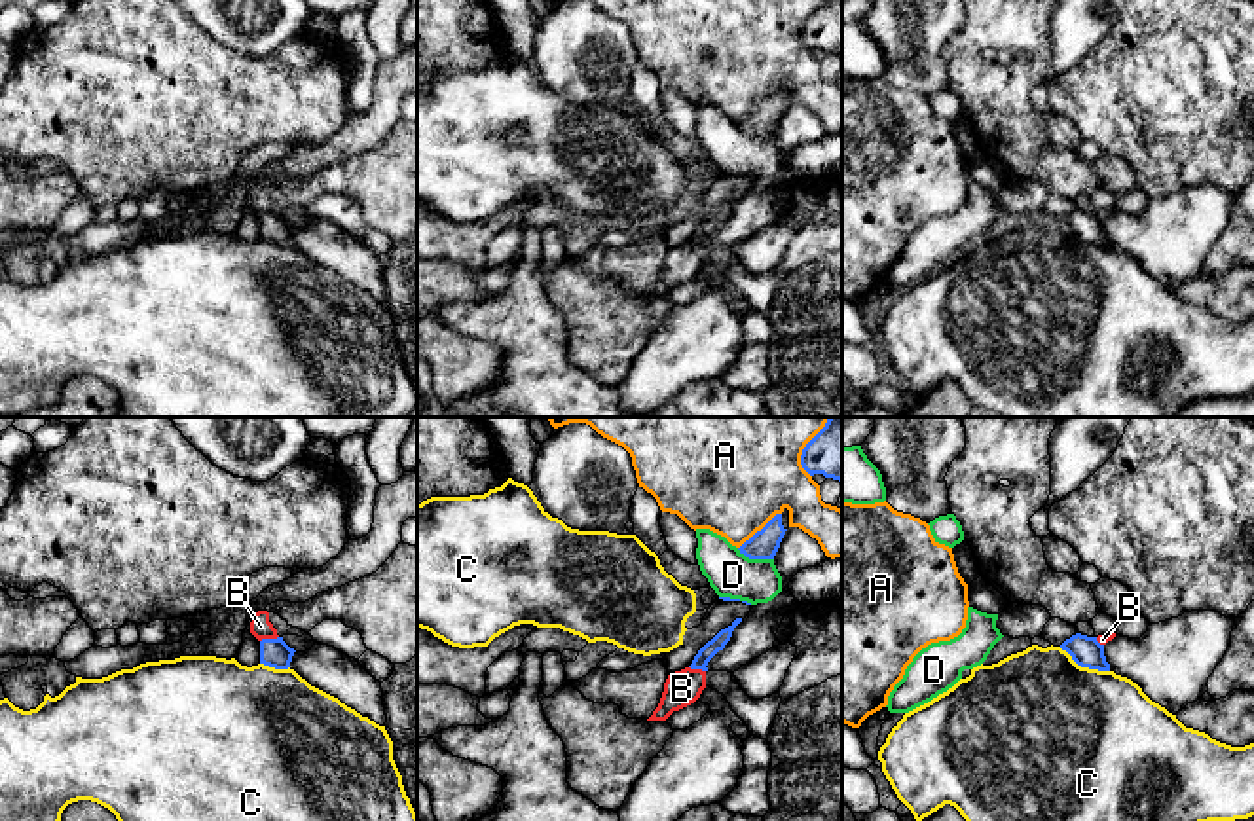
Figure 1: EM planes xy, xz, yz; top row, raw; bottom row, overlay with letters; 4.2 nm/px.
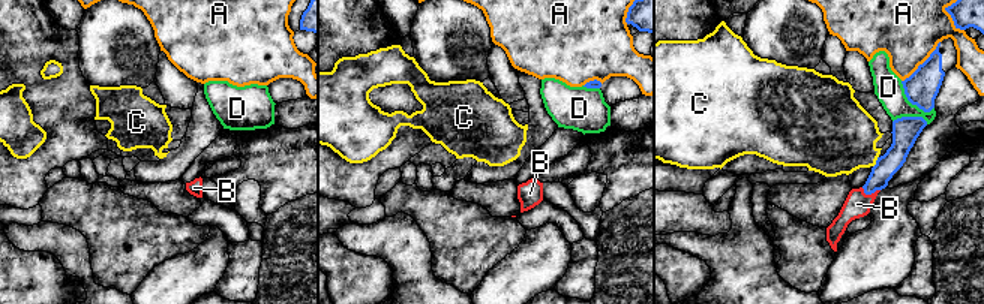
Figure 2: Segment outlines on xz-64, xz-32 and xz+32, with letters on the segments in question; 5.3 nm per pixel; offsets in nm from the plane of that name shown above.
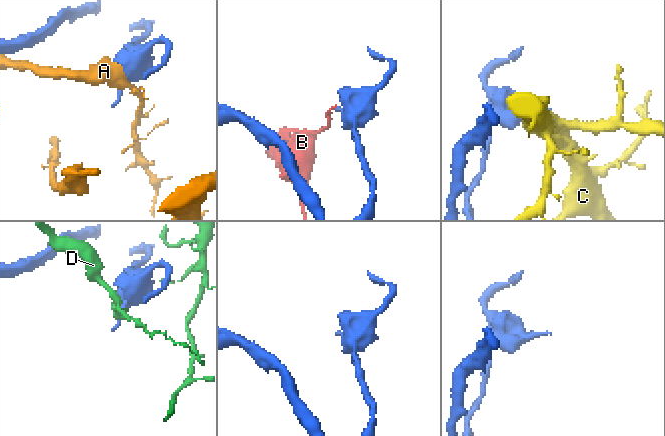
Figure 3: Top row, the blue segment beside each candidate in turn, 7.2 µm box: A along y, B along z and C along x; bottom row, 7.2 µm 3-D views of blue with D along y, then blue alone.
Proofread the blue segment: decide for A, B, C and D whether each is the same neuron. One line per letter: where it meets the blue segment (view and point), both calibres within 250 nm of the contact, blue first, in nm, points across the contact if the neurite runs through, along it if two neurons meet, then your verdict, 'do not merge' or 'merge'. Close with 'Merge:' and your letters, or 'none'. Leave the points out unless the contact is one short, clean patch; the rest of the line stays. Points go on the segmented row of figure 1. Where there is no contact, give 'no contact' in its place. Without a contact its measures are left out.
A: meets blue in xz at (761, 529); 120 nm thick on the blue side, 480 nm on the other; do not merge
B: meets blue in xy at (268, 639); 120 nm thick on the blue side, 90 nm on the other; border along xy (277, 636), (260, 641); do not merge
C: meets blue in yz at (1084, 666); 130 nm thick on the blue side, 500 nm on the other; do not merge
D: meets blue in xz at (756, 558); 120 nm thick on the blue side, 190 nm on the other; do not merge
Merge: none

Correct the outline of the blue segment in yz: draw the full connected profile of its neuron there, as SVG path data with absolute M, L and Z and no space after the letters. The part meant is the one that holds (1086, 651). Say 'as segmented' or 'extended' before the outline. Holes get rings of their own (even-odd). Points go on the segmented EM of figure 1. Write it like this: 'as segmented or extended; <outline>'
as segmented; M1076 633L1066 639L1060 648L1066 650L1081 667L1110 671L1110 664L1104 656L1104 645L1100 645L1097 637Z

